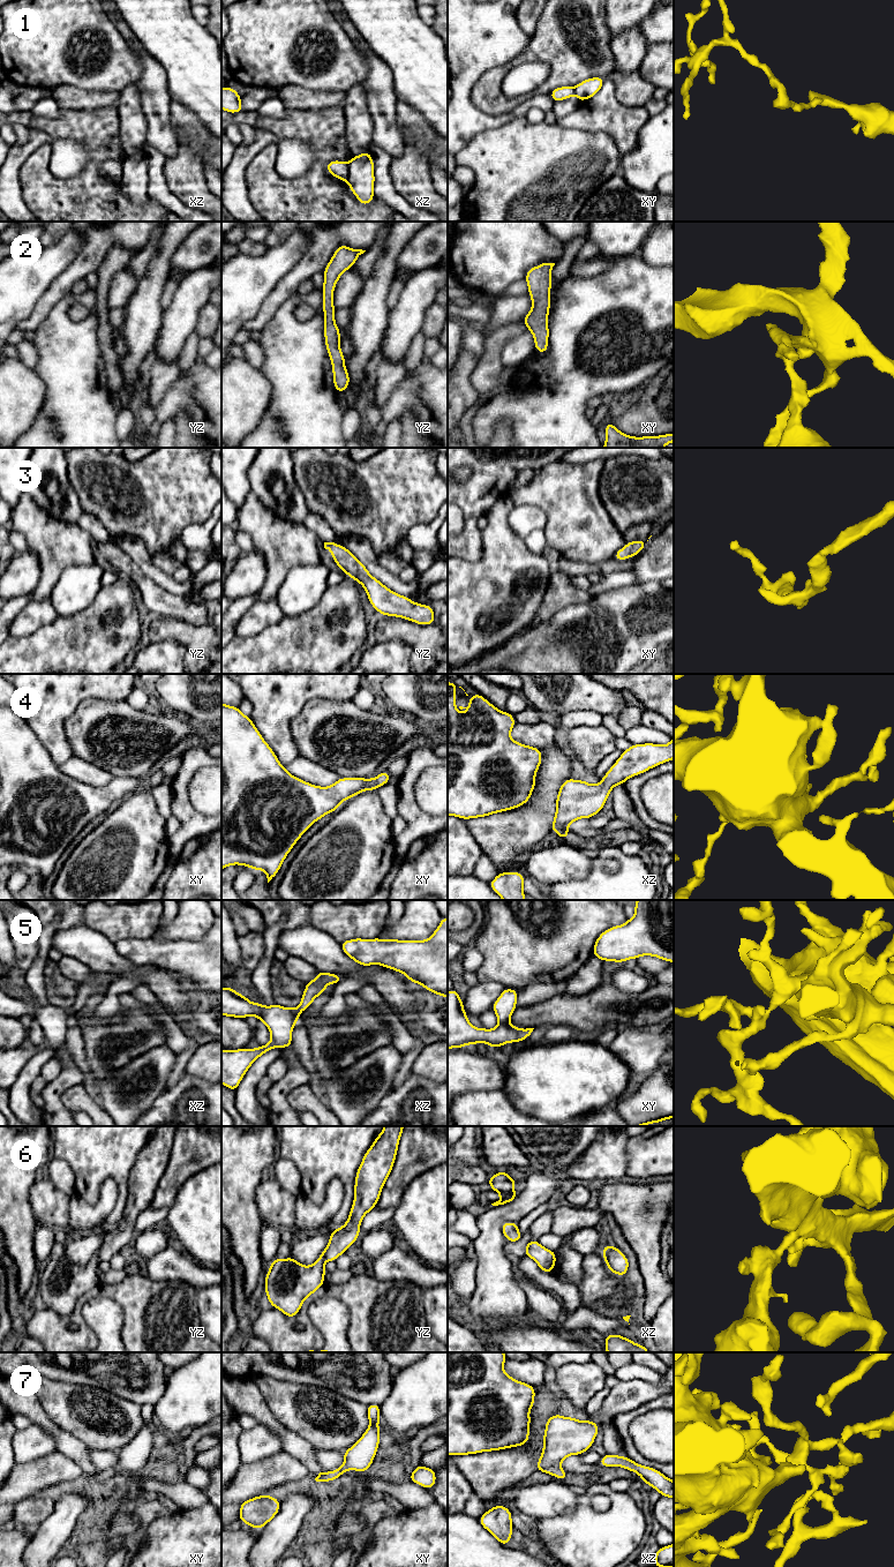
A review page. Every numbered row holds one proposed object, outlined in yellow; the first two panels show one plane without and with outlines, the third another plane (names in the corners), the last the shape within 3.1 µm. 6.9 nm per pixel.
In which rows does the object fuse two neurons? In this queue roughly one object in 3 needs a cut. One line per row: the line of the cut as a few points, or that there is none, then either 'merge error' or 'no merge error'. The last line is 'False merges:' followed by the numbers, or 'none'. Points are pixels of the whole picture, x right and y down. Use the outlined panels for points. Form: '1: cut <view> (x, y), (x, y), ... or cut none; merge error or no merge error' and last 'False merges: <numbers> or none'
1: cut xz (348, 164), (346, 180); merge error
2: cut none; no merge error
3: cut none; no merge error
4: cut none; no merge error
5: cut none; no merge error
6: cut none; no merge error
7: cut none; no merge error
False merges: 1

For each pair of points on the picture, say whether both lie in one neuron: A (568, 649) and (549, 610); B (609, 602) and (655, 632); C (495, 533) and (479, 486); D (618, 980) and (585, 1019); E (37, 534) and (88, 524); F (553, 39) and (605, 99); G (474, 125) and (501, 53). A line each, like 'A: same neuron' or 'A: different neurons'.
A: different neurons
B: same neuron
C: different neurons
D: different neurons
E: different neurons
F: different neurons
G: same neuron

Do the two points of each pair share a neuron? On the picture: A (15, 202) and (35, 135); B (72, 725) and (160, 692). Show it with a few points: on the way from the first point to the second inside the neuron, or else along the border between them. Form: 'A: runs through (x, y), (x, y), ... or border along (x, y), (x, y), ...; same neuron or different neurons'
A: runs through (12, 186), (12, 165), (24, 151); same neuron
B: border along (159, 706), (185, 717); different neurons

